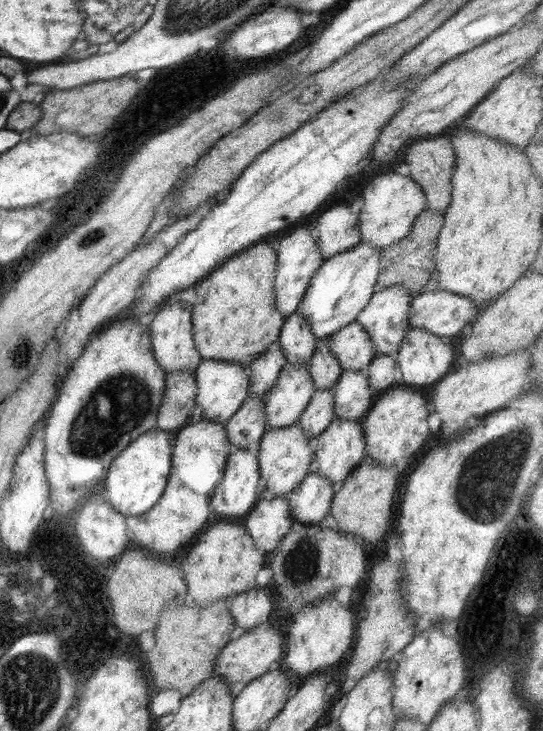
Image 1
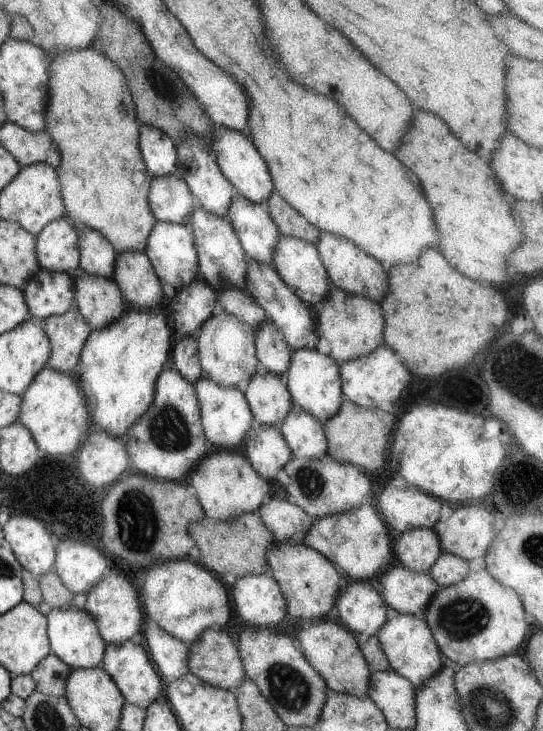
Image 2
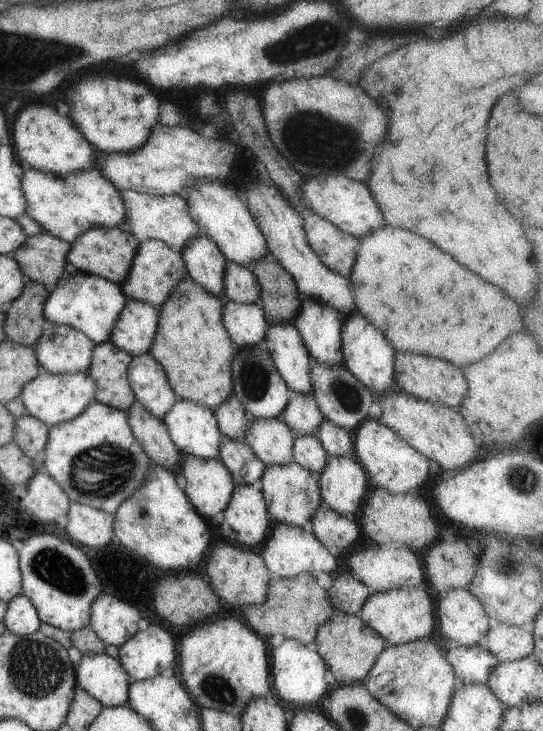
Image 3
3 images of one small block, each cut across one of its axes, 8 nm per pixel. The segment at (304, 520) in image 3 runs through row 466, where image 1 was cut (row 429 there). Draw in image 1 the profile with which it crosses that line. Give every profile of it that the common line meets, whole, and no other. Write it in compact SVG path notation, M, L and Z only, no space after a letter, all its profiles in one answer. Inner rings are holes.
M290 425L284 428L274 427L268 429L260 439L260 452L257 461L262 480L266 482L265 494L269 496L286 495L294 490L304 480L304 477L312 471L314 460L313 441L301 426Z

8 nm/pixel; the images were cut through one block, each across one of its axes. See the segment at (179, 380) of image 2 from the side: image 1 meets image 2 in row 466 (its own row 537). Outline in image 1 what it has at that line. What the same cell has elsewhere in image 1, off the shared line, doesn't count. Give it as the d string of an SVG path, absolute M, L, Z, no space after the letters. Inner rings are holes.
M201 419L196 424L188 422L180 429L174 442L168 482L160 500L148 512L126 517L130 543L164 558L174 557L192 544L213 519L212 494L222 482L228 456L236 450L228 441L225 423L210 419Z

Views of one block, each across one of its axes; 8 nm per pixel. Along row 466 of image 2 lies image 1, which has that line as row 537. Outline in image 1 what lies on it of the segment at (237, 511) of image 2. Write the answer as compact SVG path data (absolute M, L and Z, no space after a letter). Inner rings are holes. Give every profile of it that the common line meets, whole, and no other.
M213 517L208 526L188 546L190 550L182 558L183 577L188 587L188 598L199 607L227 600L257 587L256 576L265 562L262 552L249 535L241 520Z

